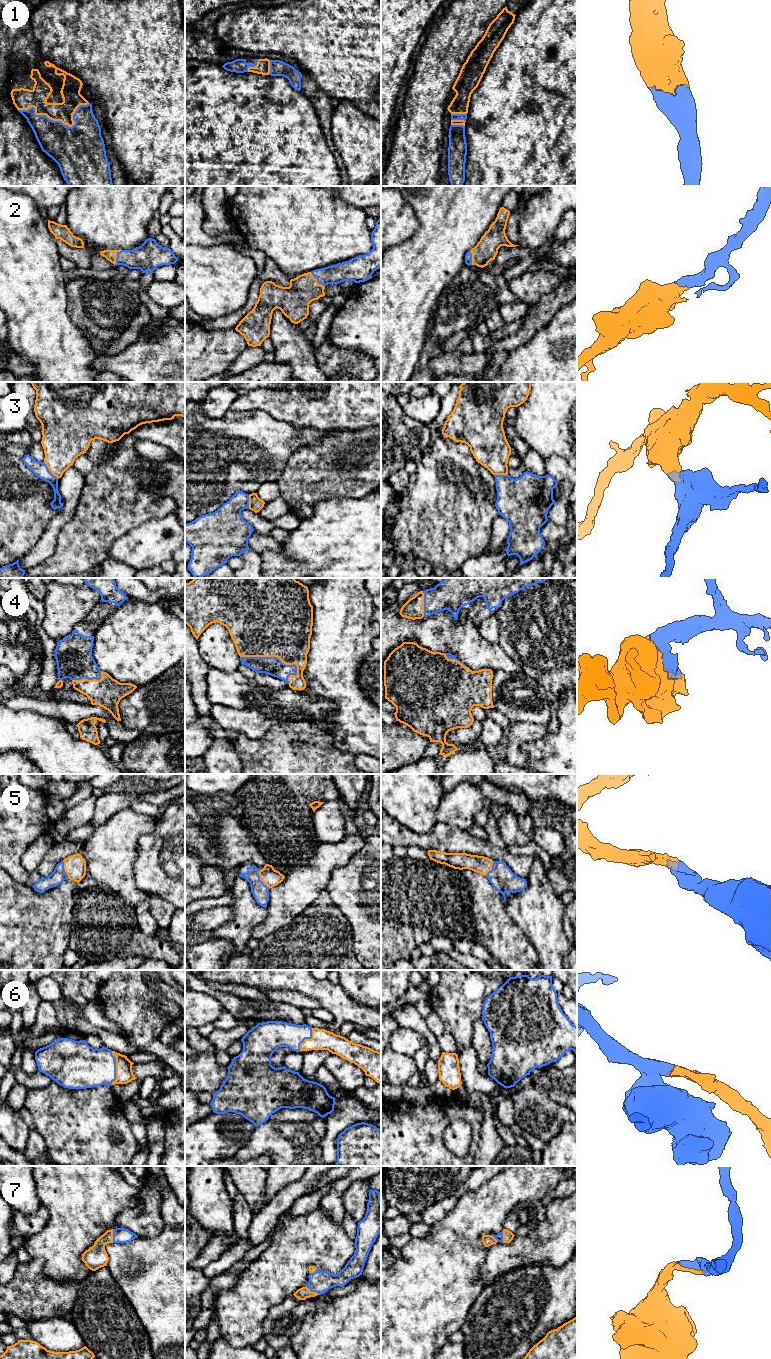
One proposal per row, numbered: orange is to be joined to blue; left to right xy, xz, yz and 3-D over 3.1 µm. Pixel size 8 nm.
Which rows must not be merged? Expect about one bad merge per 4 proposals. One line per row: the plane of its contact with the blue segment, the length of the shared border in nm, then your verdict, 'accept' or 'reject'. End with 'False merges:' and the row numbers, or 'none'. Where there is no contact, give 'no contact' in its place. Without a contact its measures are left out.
1: meets blue in xy; contact 600 nm long; accept
2: meets blue in xz; contact 170 nm long; accept
3: meets blue in xy; contact 180 nm long; reject
4: meets blue in xz; contact 480 nm long; accept
5: meets blue in xz; contact 170 nm long; accept
6: meets blue in xy; contact 280 nm long; accept
7: meets blue in xz; contact 140 nm long; accept
False merges: 3

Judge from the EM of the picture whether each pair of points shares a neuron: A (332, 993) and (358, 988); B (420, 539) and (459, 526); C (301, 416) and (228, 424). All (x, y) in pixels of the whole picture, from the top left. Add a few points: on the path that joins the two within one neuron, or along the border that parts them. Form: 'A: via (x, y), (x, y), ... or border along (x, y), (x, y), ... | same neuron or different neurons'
A: border along (338, 983), (348, 995), (364, 1005) | different neurons
B: via (430, 529), (434, 526), (449, 526) | same neuron
C: border along (256, 410), (265, 410), (275, 418), (300, 428) | different neurons

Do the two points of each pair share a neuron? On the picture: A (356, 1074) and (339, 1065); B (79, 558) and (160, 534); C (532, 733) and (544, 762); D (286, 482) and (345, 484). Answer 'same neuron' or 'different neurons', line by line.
A: same neuron
B: different neurons
C: different neurons
D: same neuron

